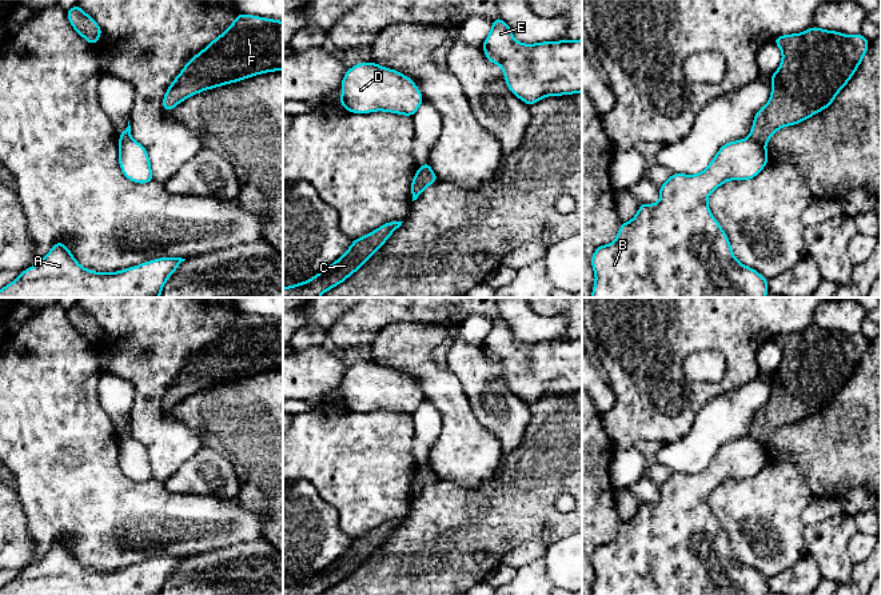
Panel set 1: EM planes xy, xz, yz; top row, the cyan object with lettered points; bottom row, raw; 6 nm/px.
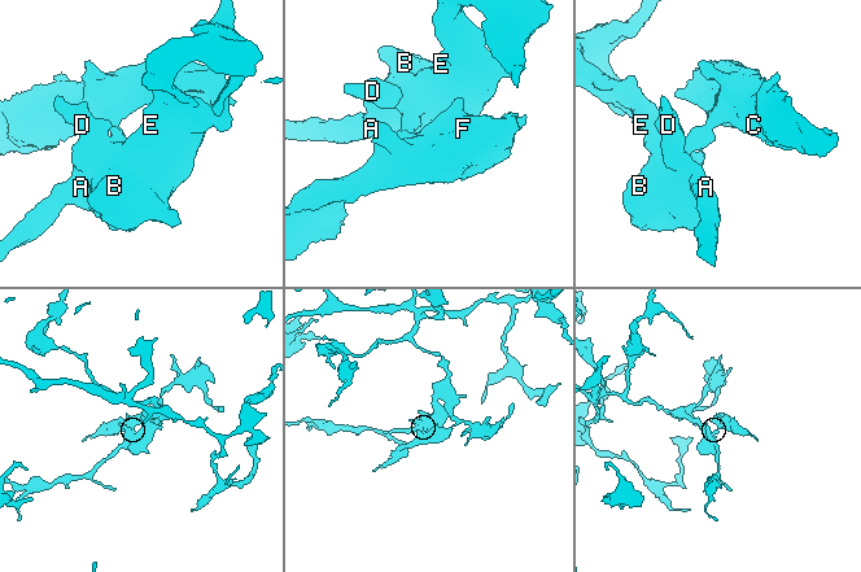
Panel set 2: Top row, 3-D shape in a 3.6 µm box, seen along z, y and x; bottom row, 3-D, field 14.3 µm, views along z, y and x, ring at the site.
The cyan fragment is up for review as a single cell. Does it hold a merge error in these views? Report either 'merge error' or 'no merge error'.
merge error

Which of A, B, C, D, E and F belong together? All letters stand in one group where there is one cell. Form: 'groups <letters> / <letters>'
groups A B D E / C F

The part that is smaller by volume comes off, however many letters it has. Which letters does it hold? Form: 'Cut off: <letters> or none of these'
Cut off: C, F

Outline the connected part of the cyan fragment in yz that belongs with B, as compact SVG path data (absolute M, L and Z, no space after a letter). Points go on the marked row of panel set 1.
M749 136L722 145L701 173L673 173L659 187L659 201L641 203L637 215L621 224L617 239L597 247L591 255L595 273L591 298L765 298L768 279L734 257L729 237L707 207L707 197L727 180L756 177L768 164L768 157L766 148Z

